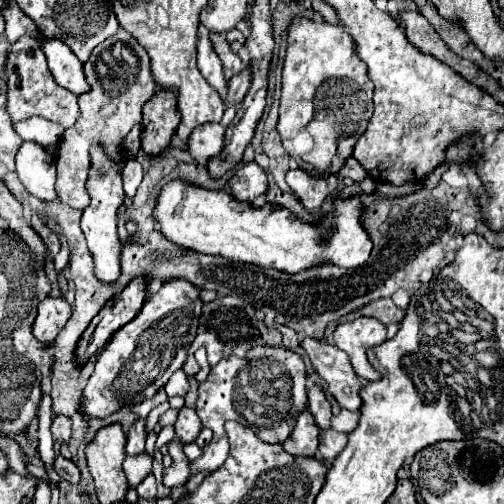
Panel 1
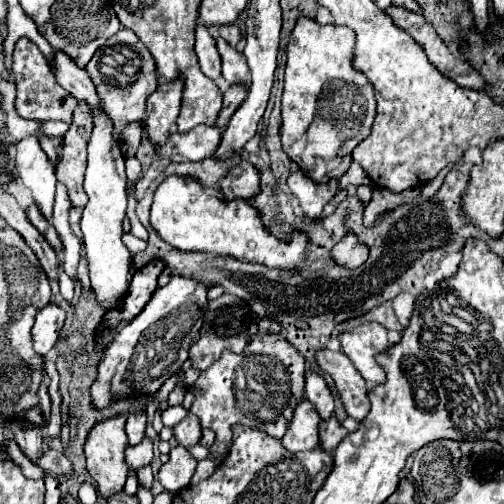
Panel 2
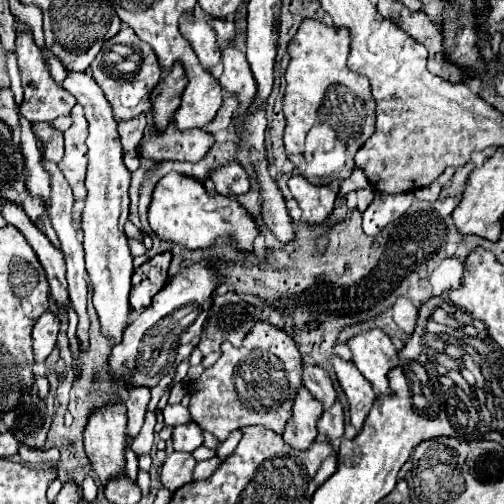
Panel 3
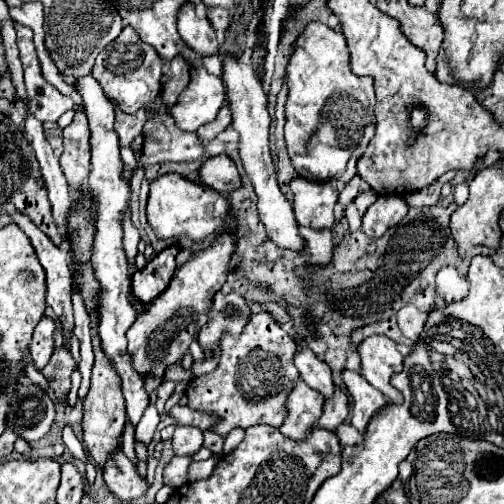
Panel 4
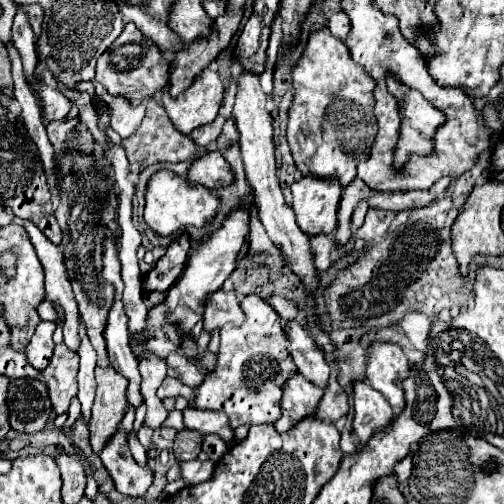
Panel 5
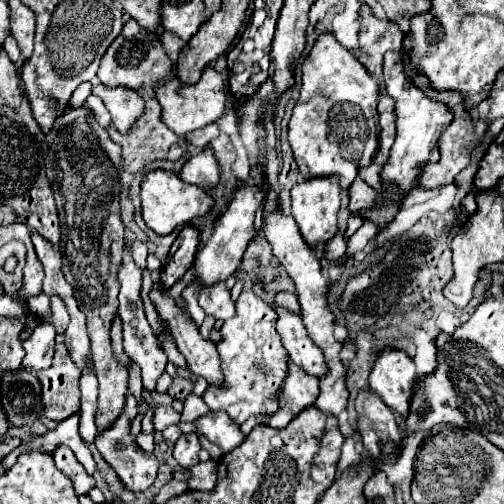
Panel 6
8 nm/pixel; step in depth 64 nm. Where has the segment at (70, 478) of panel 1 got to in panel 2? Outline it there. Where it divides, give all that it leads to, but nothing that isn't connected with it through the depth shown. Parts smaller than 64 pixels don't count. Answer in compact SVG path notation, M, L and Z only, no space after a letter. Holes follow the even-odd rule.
M48 450L44 452L44 456L40 460L36 460L36 464L56 476L72 476L72 464L70 460L58 452L58 450Z

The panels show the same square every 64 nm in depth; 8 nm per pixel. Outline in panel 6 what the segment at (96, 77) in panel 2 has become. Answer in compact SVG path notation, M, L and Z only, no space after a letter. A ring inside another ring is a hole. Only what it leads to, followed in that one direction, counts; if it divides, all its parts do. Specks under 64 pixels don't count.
M128 20L124 24L124 32L120 32L120 40L116 40L116 44L112 44L112 48L108 48L108 52L102 56L98 68L98 80L110 88L122 86L140 92L144 88L156 88L164 84L170 72L172 72L172 60L166 56L162 42L156 36L144 32L144 28L136 24L136 20Z

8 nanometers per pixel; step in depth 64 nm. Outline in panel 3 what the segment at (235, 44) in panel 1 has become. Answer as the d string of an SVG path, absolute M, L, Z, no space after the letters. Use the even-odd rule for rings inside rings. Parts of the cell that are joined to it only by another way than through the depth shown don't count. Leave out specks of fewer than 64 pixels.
M217 18L214 21L214 30L218 36L224 38L227 41L232 41L235 36L234 22L227 18Z

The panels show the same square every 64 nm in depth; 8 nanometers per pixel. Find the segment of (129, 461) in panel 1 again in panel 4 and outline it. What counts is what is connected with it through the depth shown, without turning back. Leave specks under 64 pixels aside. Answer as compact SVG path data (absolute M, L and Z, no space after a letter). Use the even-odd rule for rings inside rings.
M148 406L144 416L142 416L142 420L140 420L140 424L136 426L136 440L140 444L144 444L144 446L150 446L152 434L154 434L158 422L160 422L160 414L156 412L154 406Z

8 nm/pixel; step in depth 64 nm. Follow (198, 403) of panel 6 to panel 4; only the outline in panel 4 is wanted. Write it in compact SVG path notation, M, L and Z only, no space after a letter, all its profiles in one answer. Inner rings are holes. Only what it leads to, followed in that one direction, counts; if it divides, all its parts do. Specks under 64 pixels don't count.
M168 381L159 388L157 393L158 398L155 406L160 414L163 414L165 410L165 402L174 392L175 384L176 383L173 381Z

